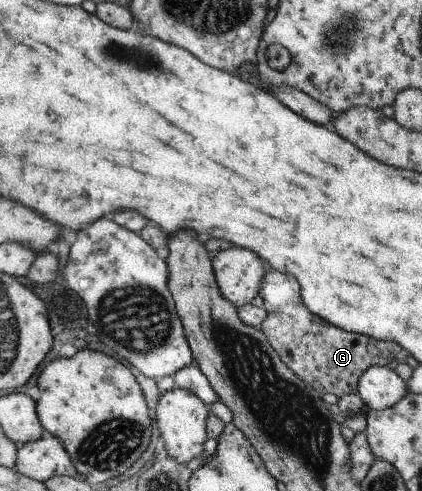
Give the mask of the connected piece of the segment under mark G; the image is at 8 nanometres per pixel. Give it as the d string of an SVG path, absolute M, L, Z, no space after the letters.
M268 270L260 295L264 300L264 308L268 315L266 320L262 322L261 330L269 339L270 346L278 351L279 358L303 382L309 384L320 395L329 393L335 394L337 397L343 397L344 395L355 394L358 392L358 385L361 383L362 377L365 376L366 371L371 366L386 366L393 358L403 354L401 346L395 344L395 342L383 342L367 335L352 333L323 320L323 318L319 318L319 316L315 316L303 304L299 284L289 274Z

